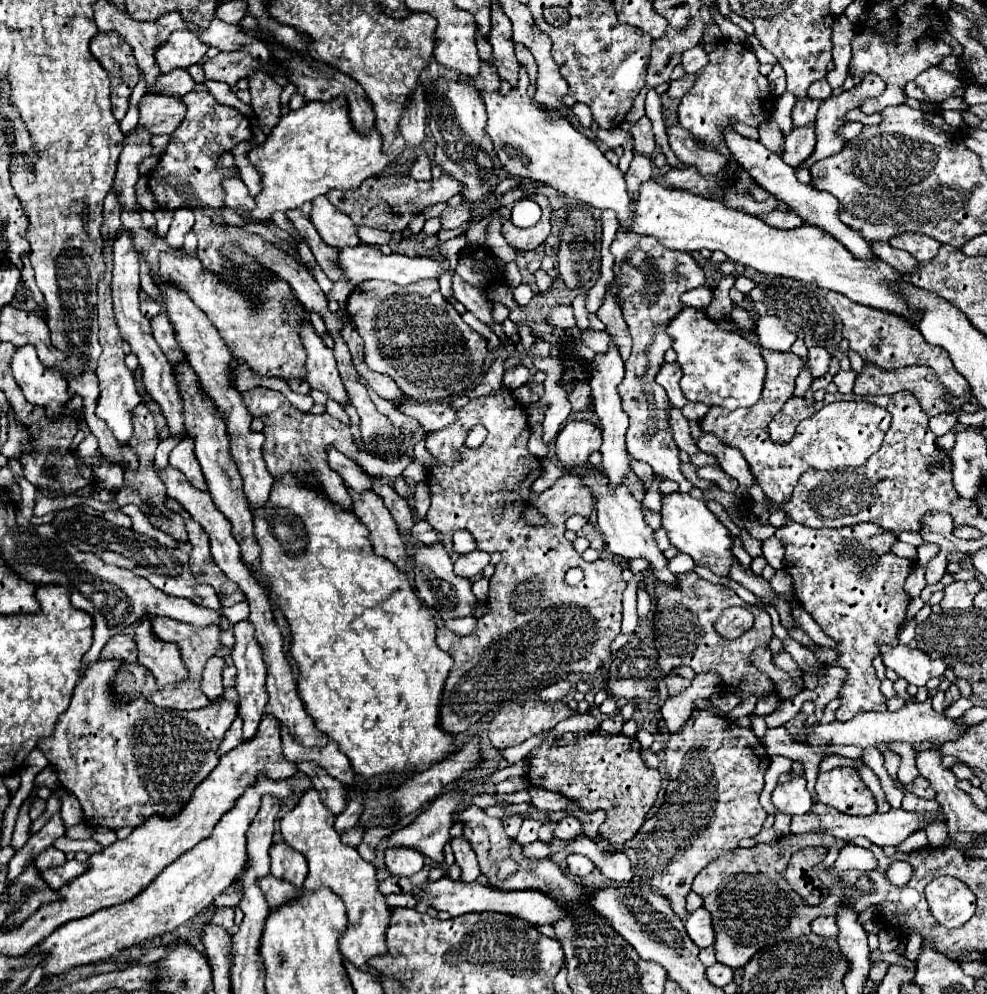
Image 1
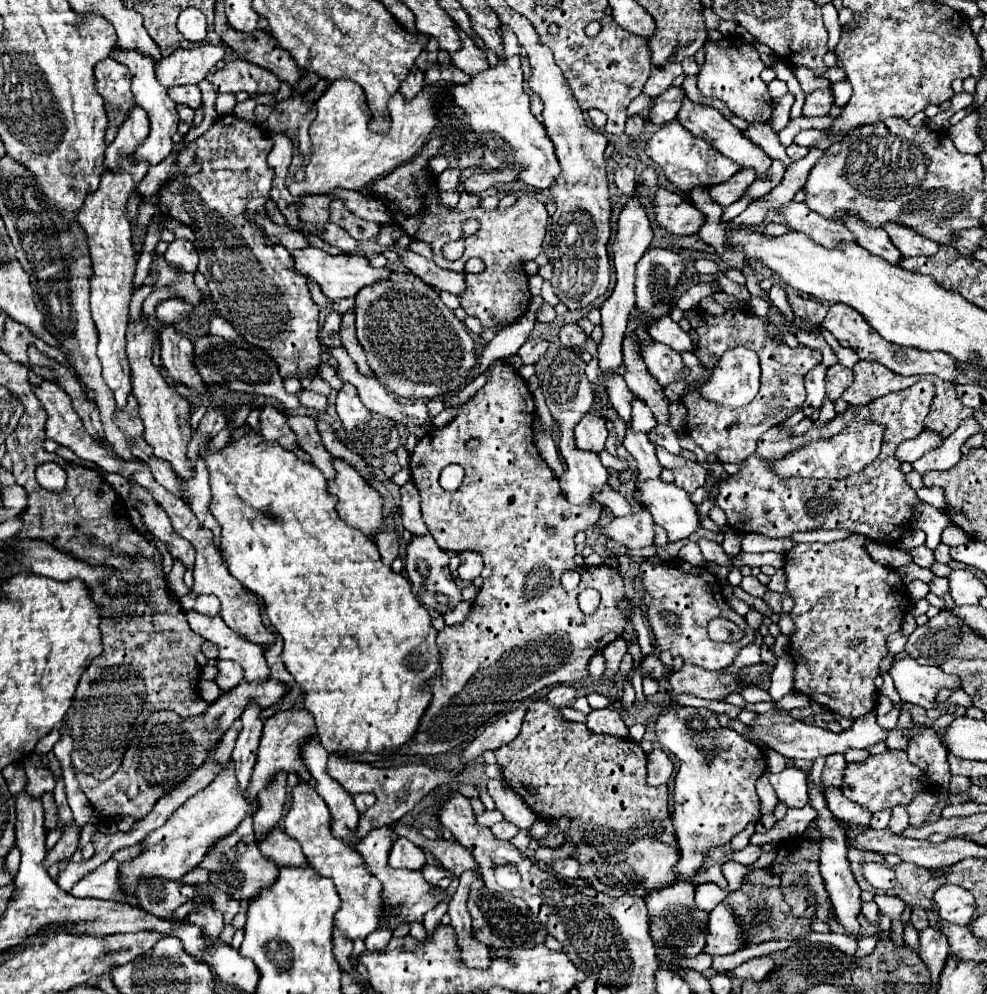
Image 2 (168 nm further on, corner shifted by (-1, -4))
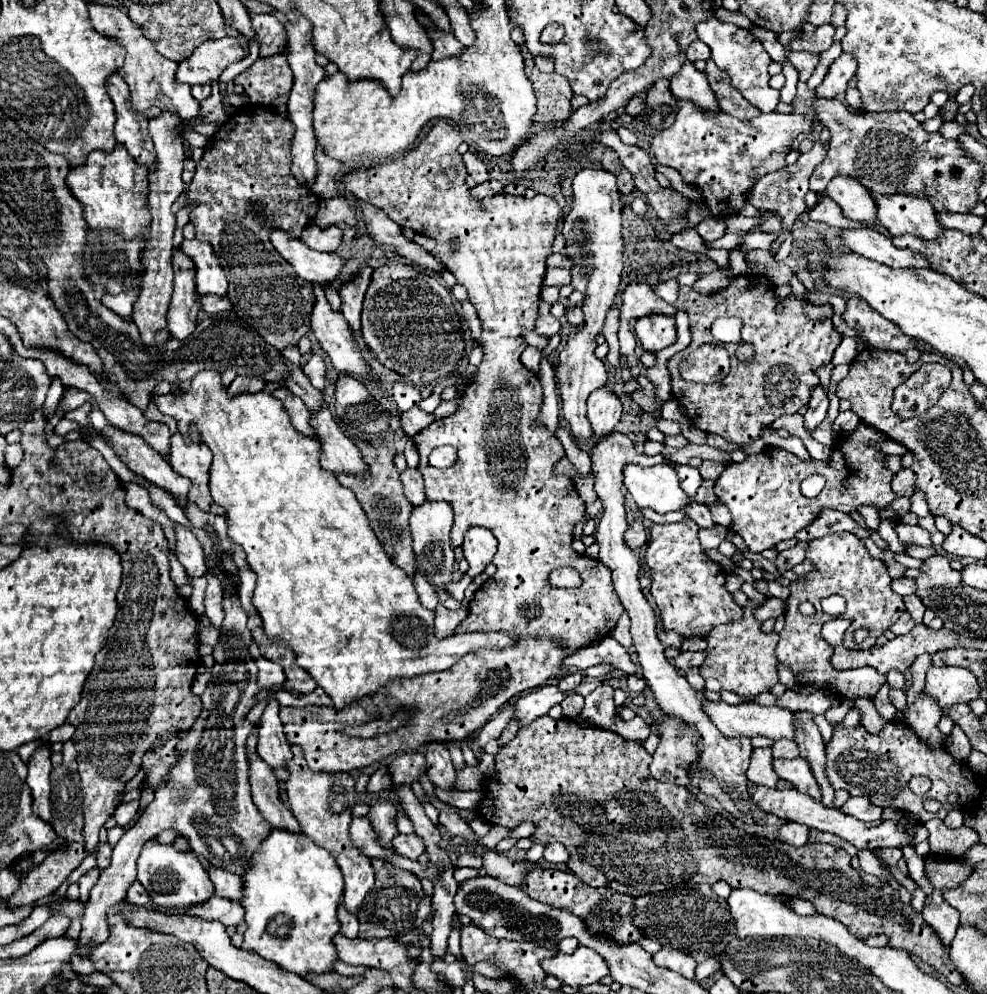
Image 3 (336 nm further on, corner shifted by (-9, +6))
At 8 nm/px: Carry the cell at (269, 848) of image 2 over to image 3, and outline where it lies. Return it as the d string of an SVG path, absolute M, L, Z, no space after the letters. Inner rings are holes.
M252 734L248 738L248 758L250 758L250 786L252 798L262 816L270 822L272 828L286 828L290 832L300 832L300 826L292 812L280 802L278 796L278 780L272 774L270 766L256 752L258 736Z

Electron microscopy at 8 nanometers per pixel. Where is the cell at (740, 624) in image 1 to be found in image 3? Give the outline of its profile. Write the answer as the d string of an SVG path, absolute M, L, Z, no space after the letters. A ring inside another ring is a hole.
M749 599L744 606L742 620L720 624L706 636L708 658L700 666L702 678L718 678L722 690L730 690L746 698L754 698L762 692L768 692L768 688L778 682L778 674L776 674L778 660L774 654L778 644L778 634L776 632L764 634L760 630L760 622L754 618L756 608L758 604Z

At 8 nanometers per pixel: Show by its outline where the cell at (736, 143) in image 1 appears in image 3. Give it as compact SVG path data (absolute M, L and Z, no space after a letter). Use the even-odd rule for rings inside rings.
M688 60L680 68L680 72L670 78L670 90L678 100L692 100L702 110L708 110L708 112L720 110L716 96L708 86L706 74L696 70L694 64L688 62Z

